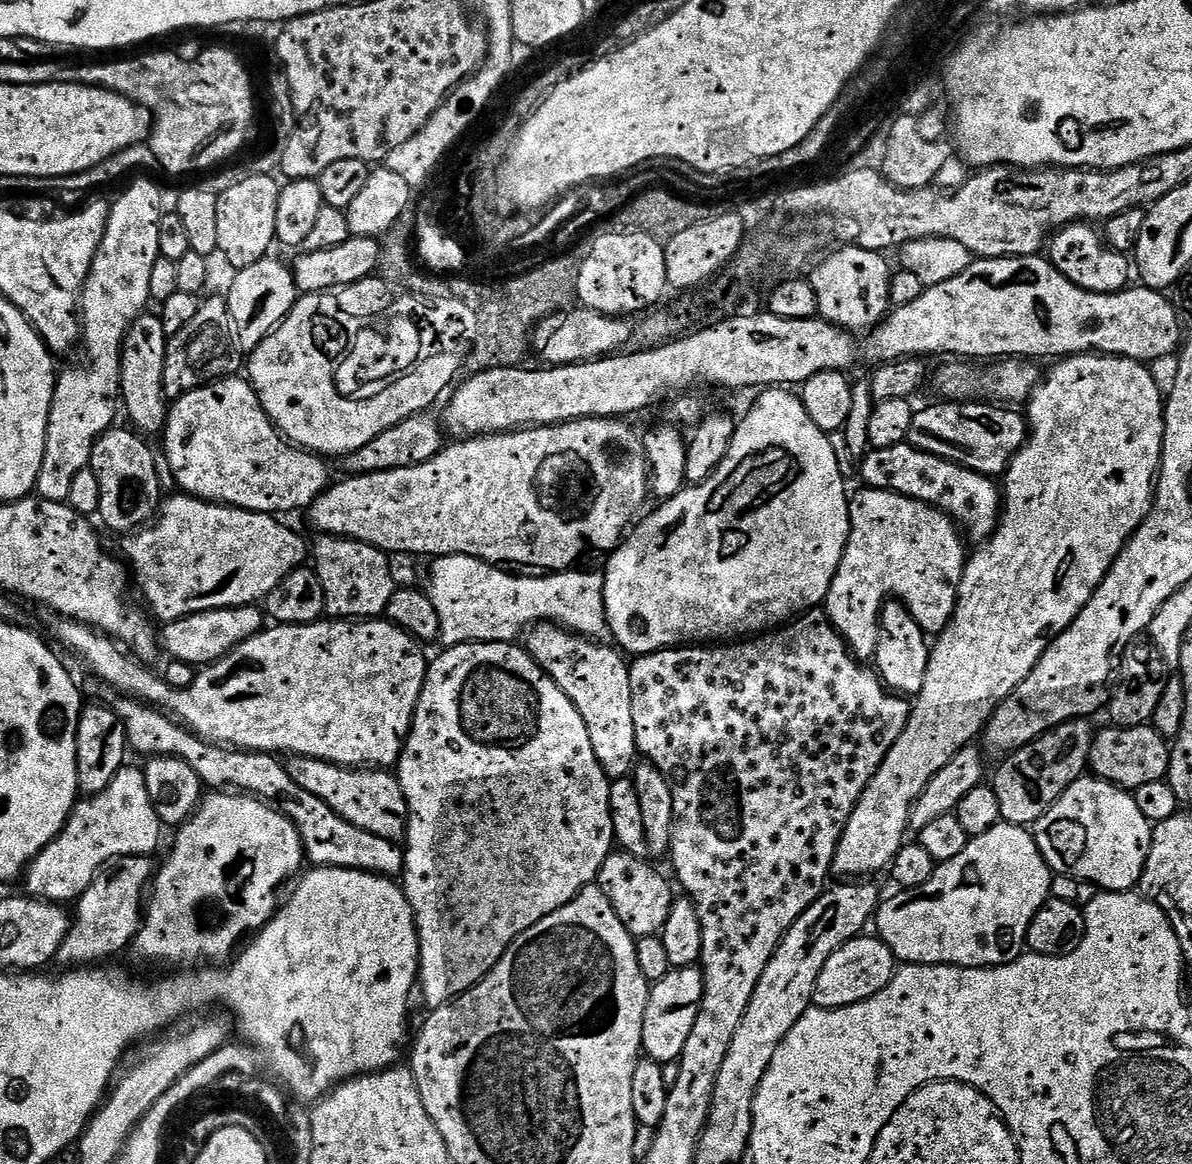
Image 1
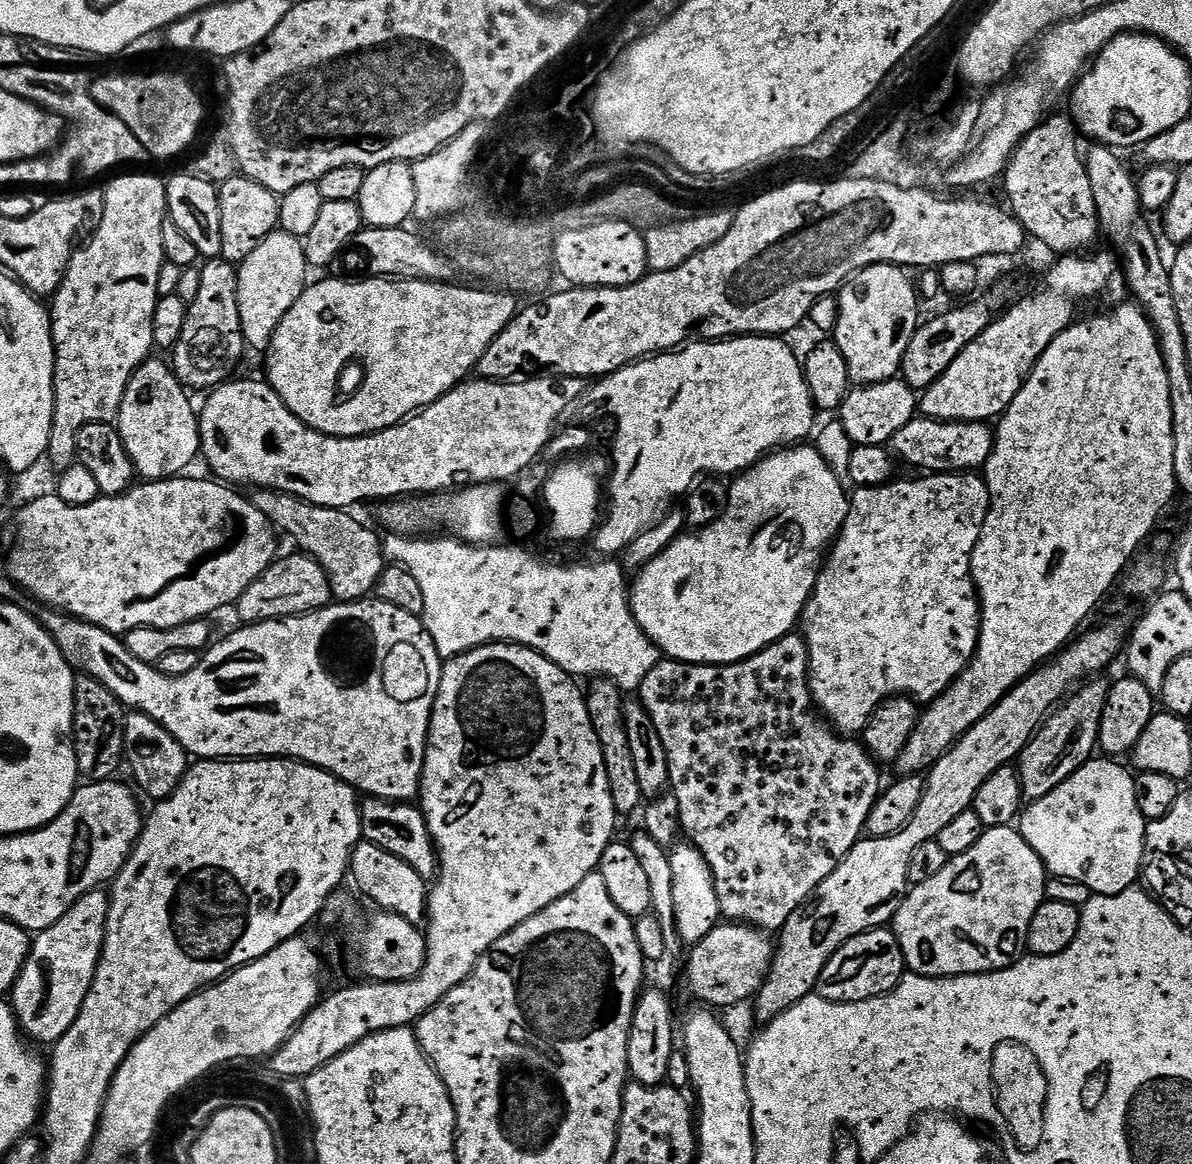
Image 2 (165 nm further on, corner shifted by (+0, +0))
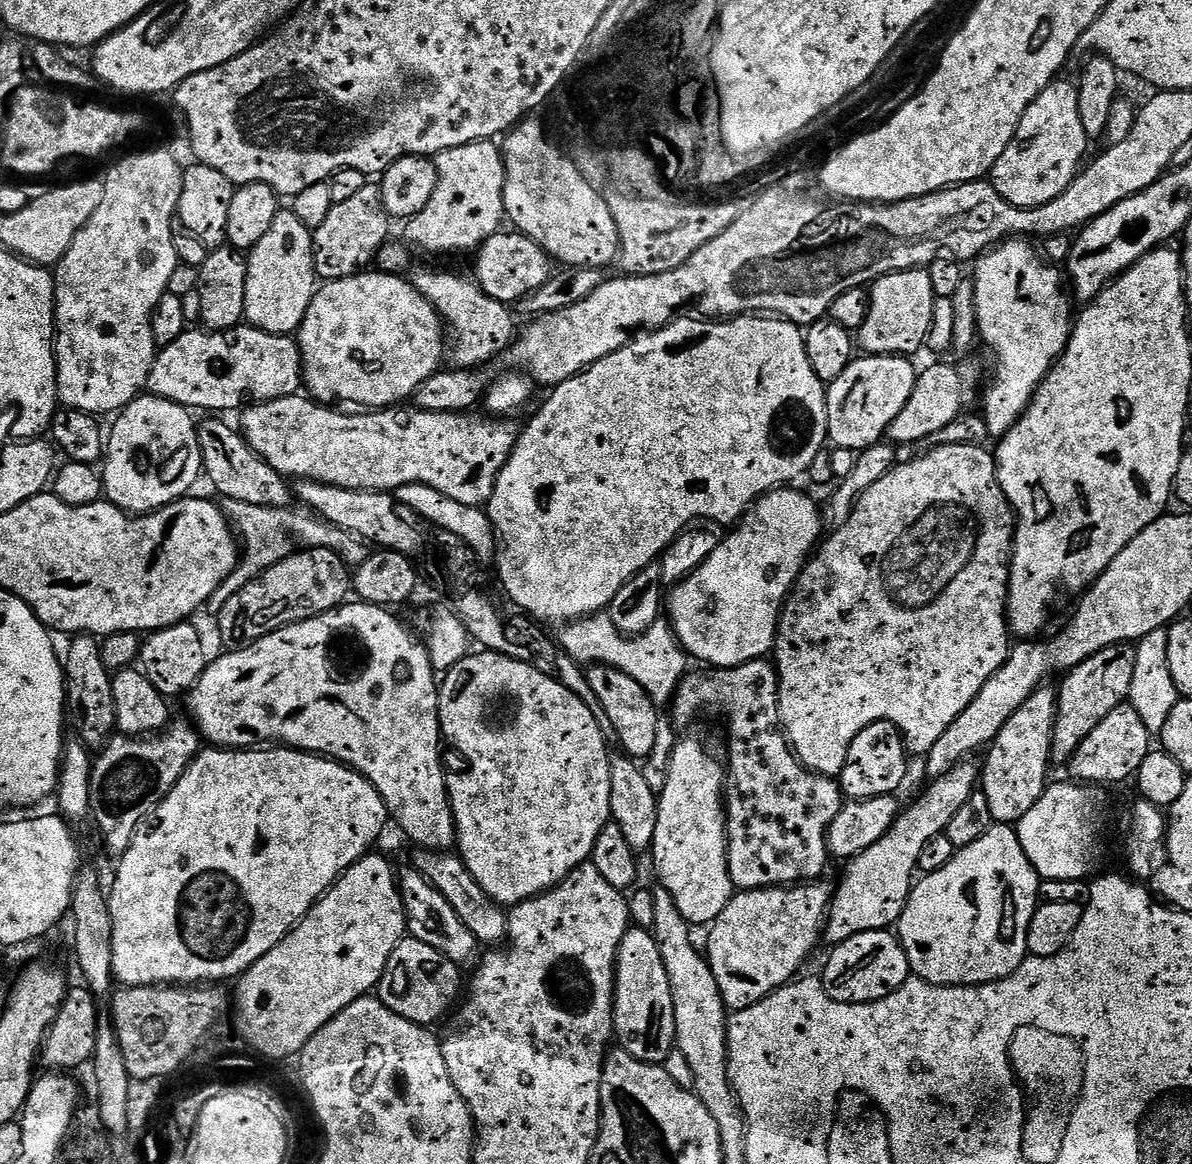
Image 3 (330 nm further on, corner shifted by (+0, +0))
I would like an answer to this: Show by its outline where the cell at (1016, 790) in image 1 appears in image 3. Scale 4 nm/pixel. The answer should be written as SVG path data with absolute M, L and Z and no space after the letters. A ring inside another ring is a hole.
M1115 644L1082 662L1071 672L1063 677L1064 685L1059 685L1058 697L1056 699L1056 725L1052 735L1052 758L1051 763L1067 765L1072 755L1090 738L1090 730L1110 714L1119 704L1125 703L1130 694L1130 682L1134 682L1134 664L1136 662L1136 649L1132 644Z

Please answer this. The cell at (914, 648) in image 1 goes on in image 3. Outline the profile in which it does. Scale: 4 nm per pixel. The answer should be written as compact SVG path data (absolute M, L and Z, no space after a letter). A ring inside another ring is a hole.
M889 720L870 722L870 726L866 726L866 730L858 734L858 738L854 738L846 754L844 768L838 777L840 790L849 801L899 793L899 788L908 776L908 760L910 761L910 753L904 747L904 734L900 728Z

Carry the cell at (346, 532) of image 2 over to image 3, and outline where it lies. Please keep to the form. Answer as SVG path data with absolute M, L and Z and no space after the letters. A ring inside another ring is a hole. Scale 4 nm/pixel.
M223 419L200 420L196 433L200 443L202 472L221 497L238 499L251 506L287 508L293 503L294 492L289 481L260 457L235 427L223 424Z

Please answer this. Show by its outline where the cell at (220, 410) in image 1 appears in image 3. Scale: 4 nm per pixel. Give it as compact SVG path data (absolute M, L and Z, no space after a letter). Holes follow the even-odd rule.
M304 394L278 398L265 404L256 402L243 409L244 417L239 427L248 445L285 478L296 476L297 481L313 480L363 492L395 493L404 484L425 484L446 494L446 498L454 498L454 502L475 508L487 505L498 474L508 464L510 454L516 448L518 428L508 418L479 420L472 416L476 414L434 414L415 406L392 406L364 414L368 416L347 416L328 407L332 406L325 406Z

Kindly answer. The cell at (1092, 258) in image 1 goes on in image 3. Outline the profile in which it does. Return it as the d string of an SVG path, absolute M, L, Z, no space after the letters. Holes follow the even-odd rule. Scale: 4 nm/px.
M1057 78L1046 85L1039 98L1023 112L1010 146L1006 146L990 173L991 184L1014 208L1041 208L1054 202L1082 171L1090 138L1086 130L1082 130L1078 87L1073 81L1071 84L1064 79Z

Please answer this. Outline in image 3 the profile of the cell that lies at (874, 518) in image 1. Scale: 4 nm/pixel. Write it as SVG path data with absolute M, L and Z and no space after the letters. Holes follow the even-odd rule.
M940 444L917 460L897 463L885 476L878 478L878 482L874 482L866 494L858 498L846 526L831 533L800 571L800 577L784 601L780 625L776 627L774 663L776 674L780 677L780 722L792 751L809 770L820 776L839 777L854 738L858 738L858 734L866 730L870 722L879 720L889 720L900 728L904 734L904 747L913 757L927 757L934 742L946 734L950 722L954 722L954 718L958 718L958 714L962 714L962 710L974 702L978 690L986 686L990 674L997 672L1006 662L1010 651L1008 563L1015 539L1012 503L998 482L996 457L989 449L987 452L976 444ZM976 503L984 504L984 533L981 536L980 512L975 508Z

